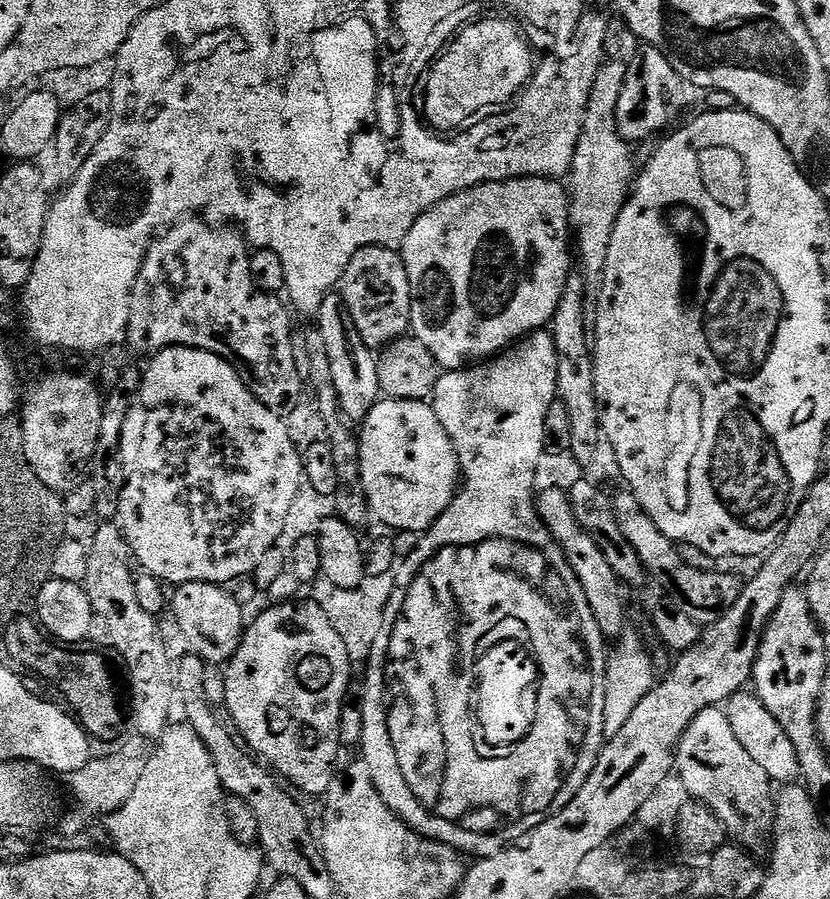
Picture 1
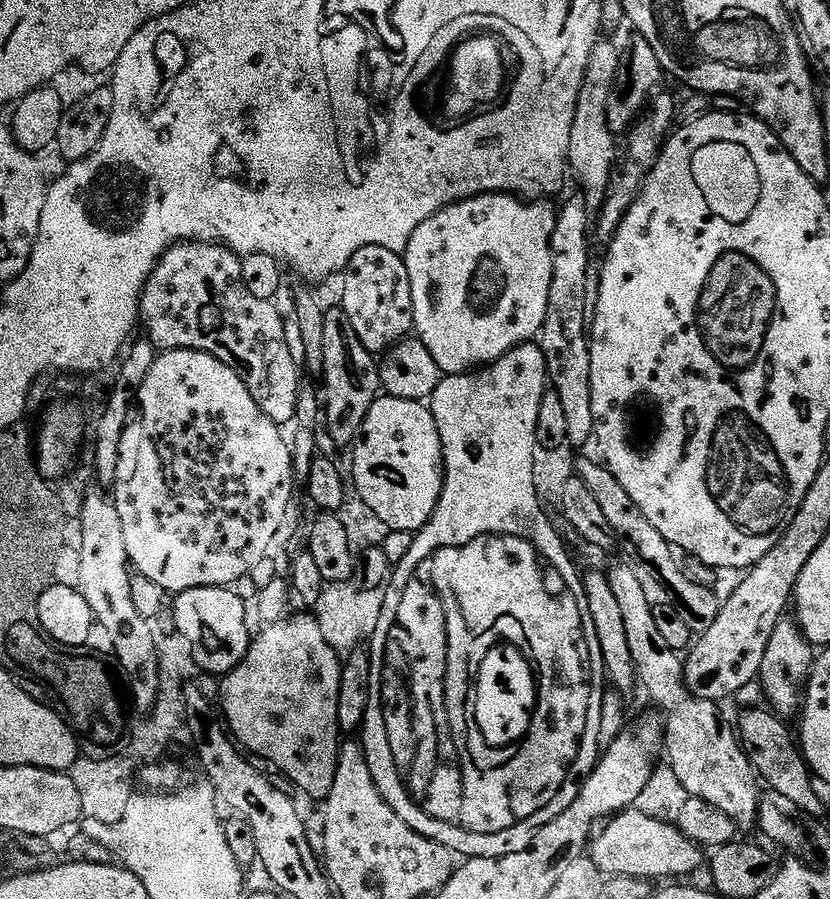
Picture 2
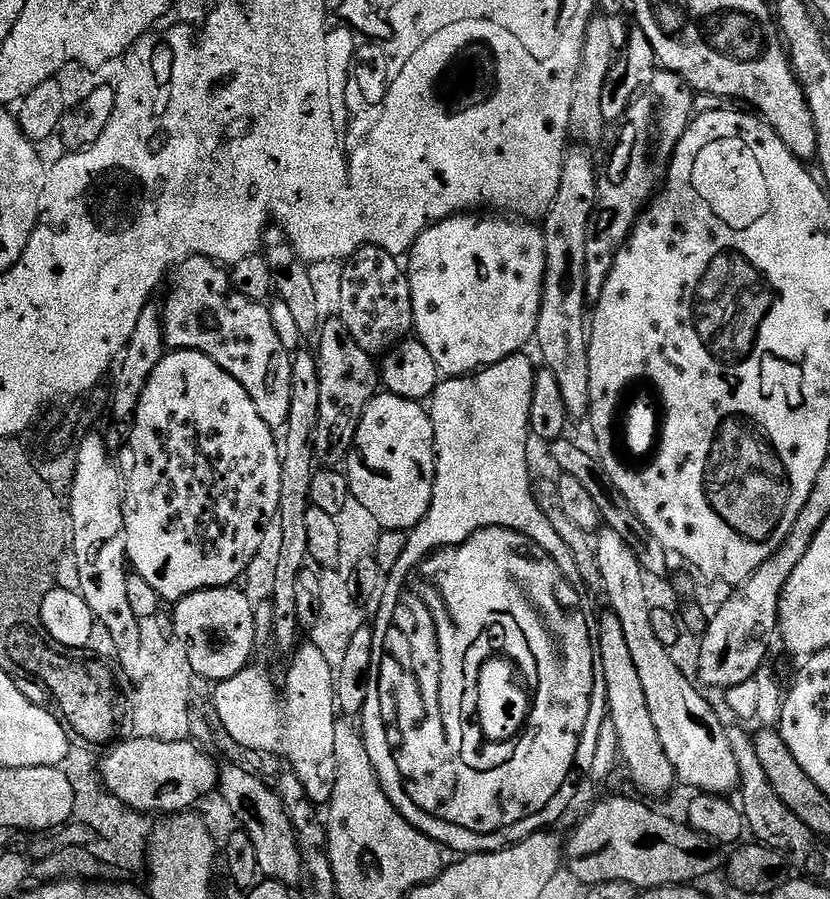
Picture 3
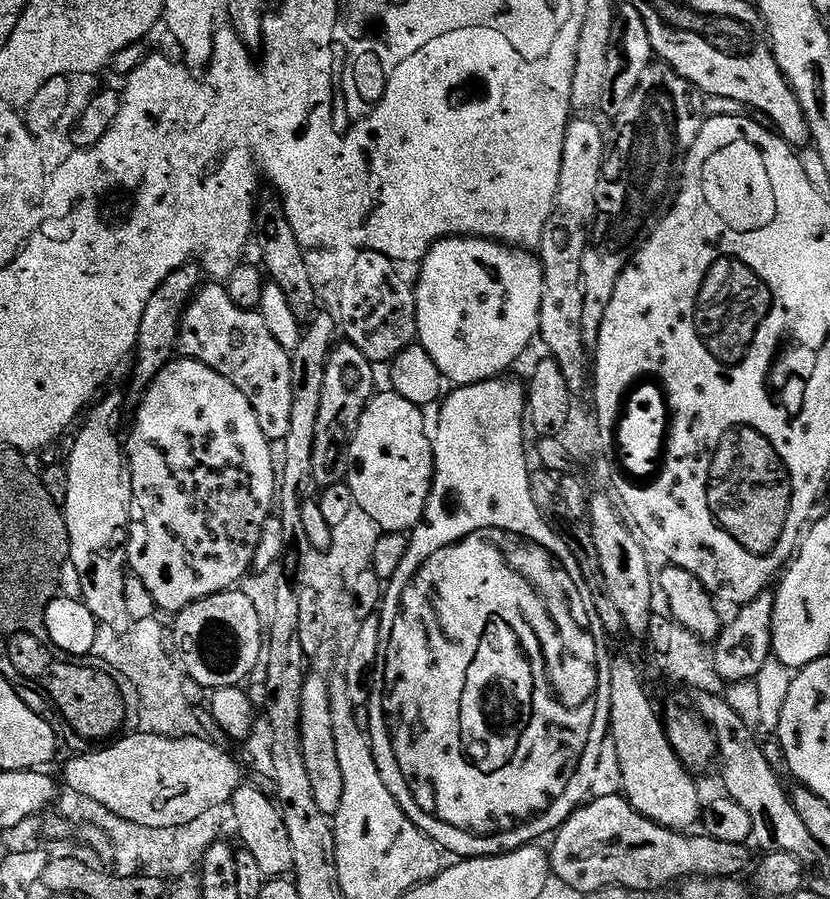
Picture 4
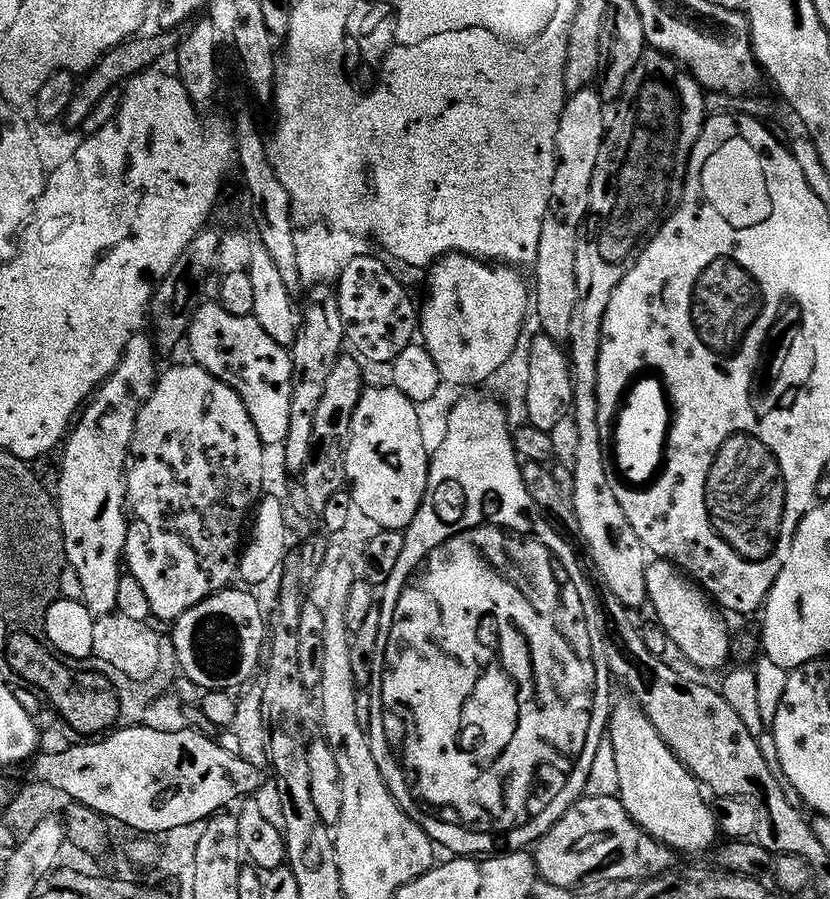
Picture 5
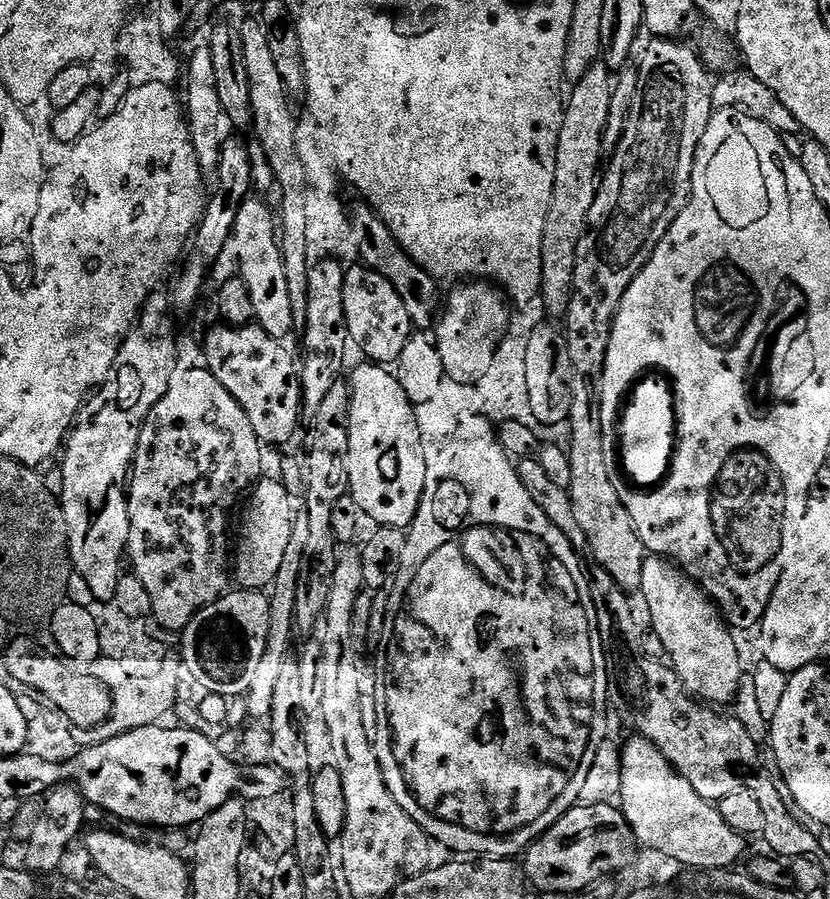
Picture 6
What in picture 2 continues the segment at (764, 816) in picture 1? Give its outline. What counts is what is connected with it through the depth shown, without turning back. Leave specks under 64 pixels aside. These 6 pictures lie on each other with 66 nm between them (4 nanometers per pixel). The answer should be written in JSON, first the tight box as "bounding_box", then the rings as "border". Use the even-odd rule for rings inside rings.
{"bounding_box":[606,564,762,829],"border":[[[624,564],[621,568],[607,569],[606,575],[610,590],[614,590],[614,598],[618,602],[618,611],[622,613],[622,623],[626,625],[630,658],[636,665],[639,687],[644,687],[645,694],[661,708],[659,711],[666,717],[666,760],[668,756],[667,763],[678,782],[689,796],[697,796],[710,802],[710,806],[718,806],[718,810],[722,810],[726,818],[736,823],[737,829],[755,829],[762,803],[762,784],[756,769],[744,753],[744,747],[740,745],[739,735],[734,731],[733,725],[731,728],[724,721],[724,716],[720,713],[721,705],[717,701],[699,700],[685,686],[684,660],[681,653],[670,650],[668,643],[662,639],[658,625],[654,622],[653,601],[648,600],[641,573]]]}

